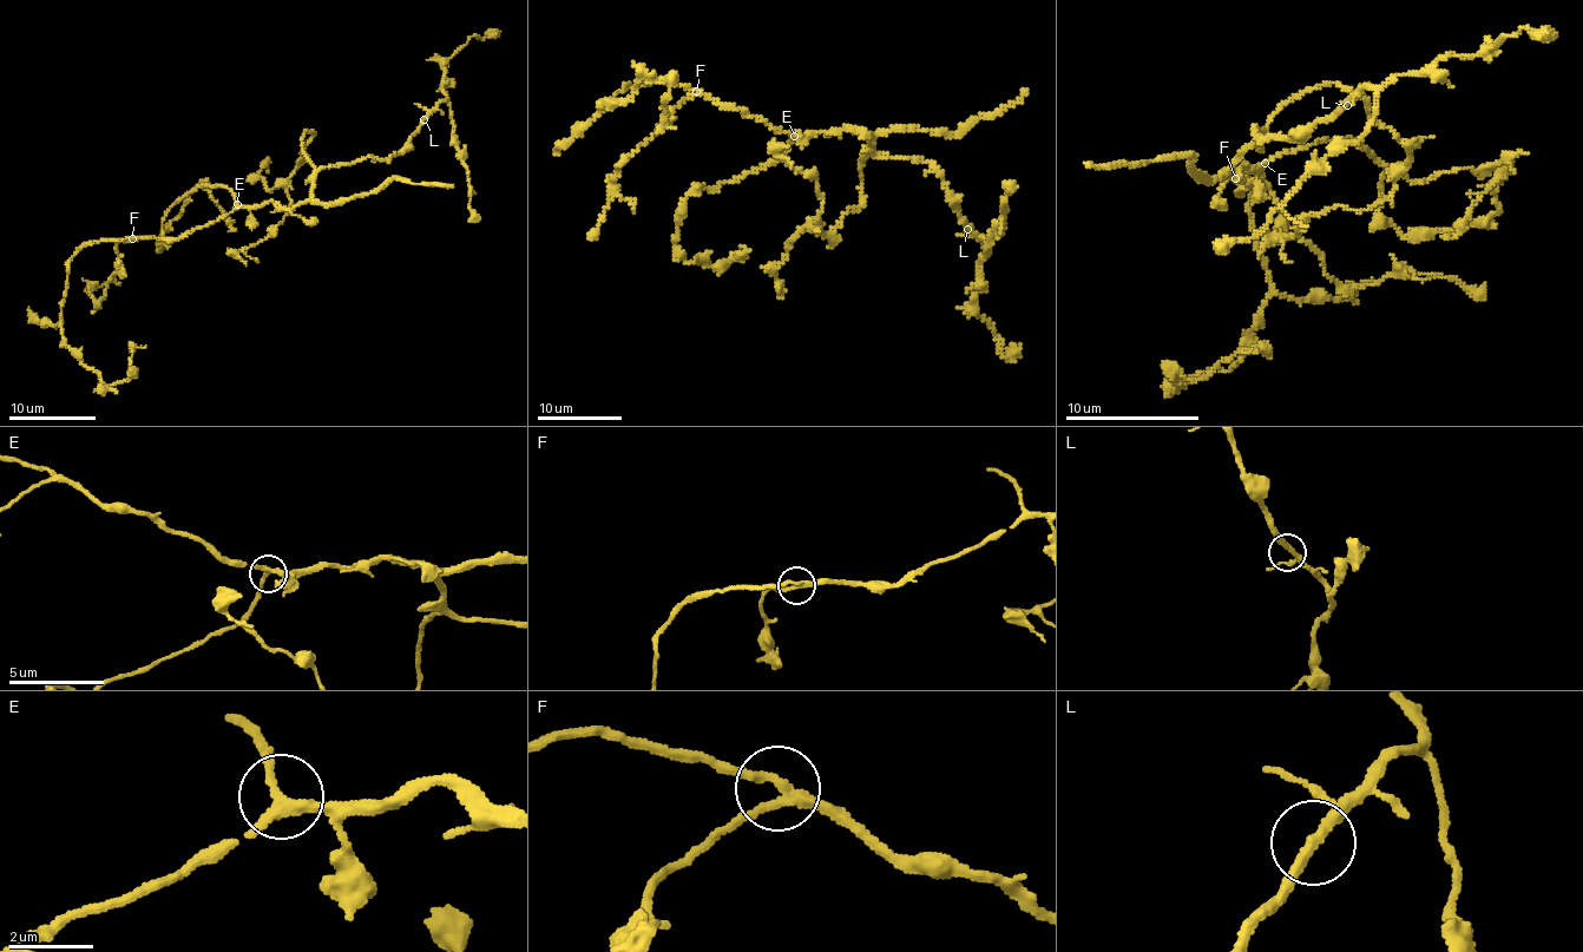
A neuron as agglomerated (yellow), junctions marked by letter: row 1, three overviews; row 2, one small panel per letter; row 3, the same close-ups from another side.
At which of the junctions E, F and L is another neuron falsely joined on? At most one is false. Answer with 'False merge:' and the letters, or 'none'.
False merge: none

